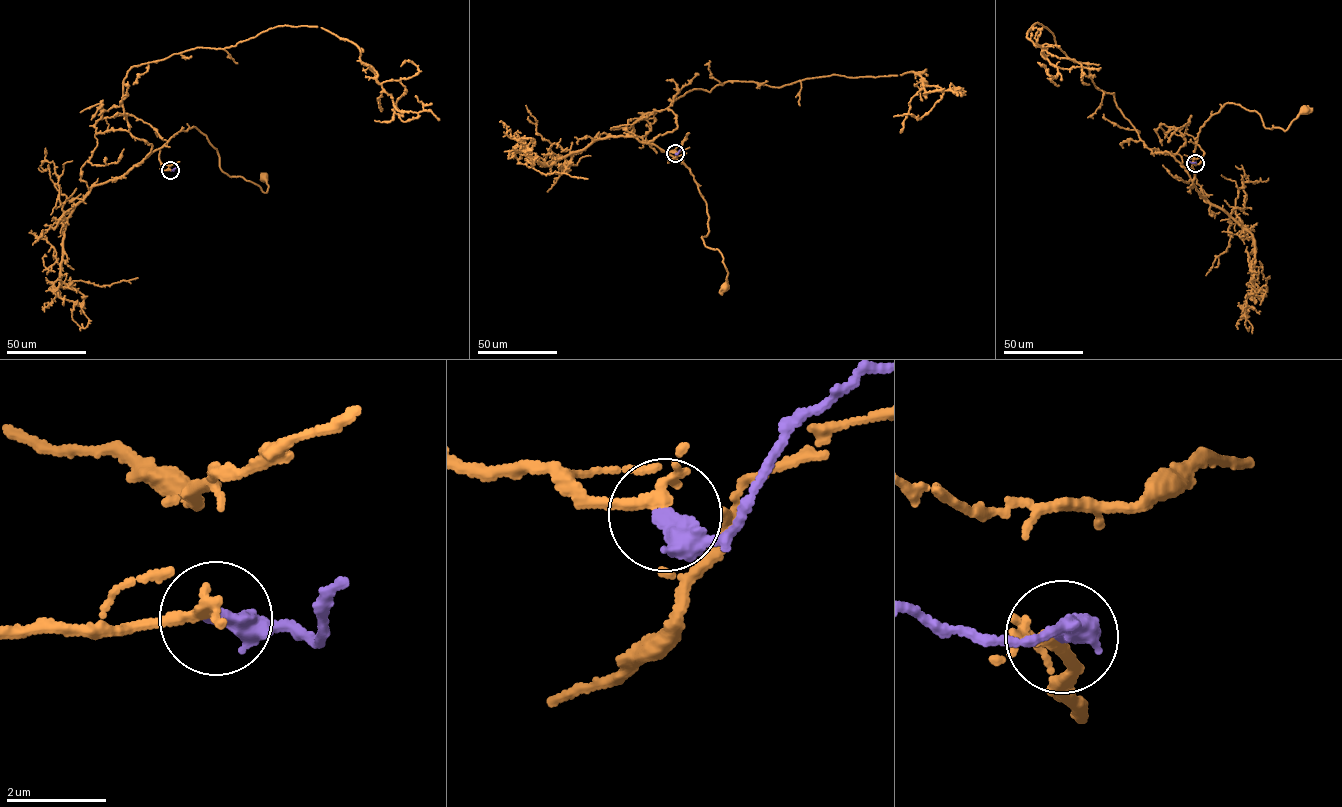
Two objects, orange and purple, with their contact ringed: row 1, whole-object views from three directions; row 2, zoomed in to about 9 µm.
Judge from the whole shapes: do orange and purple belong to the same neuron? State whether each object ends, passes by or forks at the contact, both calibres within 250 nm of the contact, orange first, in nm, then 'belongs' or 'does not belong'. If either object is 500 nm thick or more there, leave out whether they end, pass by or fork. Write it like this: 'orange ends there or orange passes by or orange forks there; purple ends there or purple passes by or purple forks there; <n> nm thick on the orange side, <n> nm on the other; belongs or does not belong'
orange passes by; purple ends there; 200 nm thick on the orange side, 400 nm on the other; belongs

